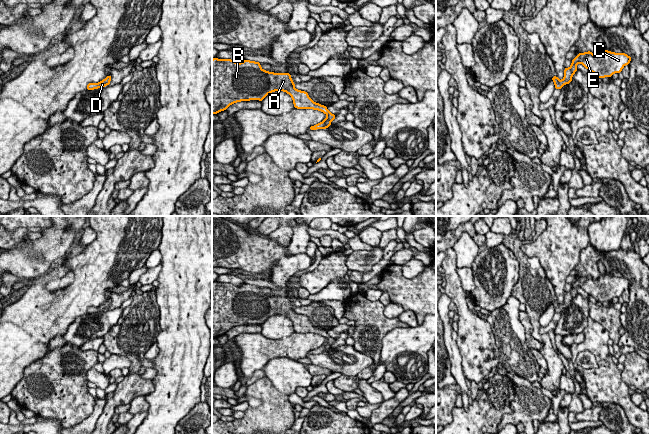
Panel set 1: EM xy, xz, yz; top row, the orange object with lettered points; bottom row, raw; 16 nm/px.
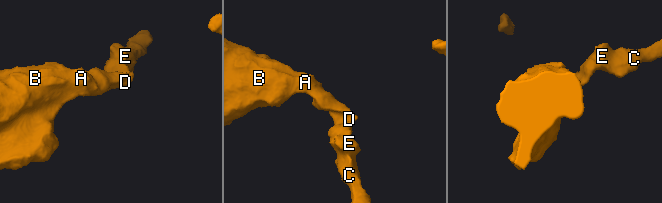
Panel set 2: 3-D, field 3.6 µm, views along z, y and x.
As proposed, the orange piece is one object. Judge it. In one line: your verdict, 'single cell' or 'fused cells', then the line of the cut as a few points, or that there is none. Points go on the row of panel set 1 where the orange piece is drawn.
single cell; cut none

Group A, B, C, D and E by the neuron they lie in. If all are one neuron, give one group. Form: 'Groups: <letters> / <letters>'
Groups: A B C D E

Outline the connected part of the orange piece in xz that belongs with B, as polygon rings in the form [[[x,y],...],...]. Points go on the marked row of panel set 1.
[[[212,59],[212,114],[226,110],[241,101],[262,101],[269,93],[284,91],[293,100],[297,109],[319,110],[327,115],[322,122],[309,130],[326,129],[335,119],[326,106],[311,100],[308,93],[294,88],[290,73],[265,71],[259,62],[244,60],[241,63],[231,59]]]

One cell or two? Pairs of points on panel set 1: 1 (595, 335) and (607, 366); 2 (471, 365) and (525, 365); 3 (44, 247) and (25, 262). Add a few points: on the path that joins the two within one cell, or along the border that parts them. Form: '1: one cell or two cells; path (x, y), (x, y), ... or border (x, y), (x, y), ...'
1: one cell; path (597, 343), (603, 358)
2: two cells; border (494, 340), (498, 349), (499, 363)
3: one cell; path (38, 248), (32, 250), (26, 256)

